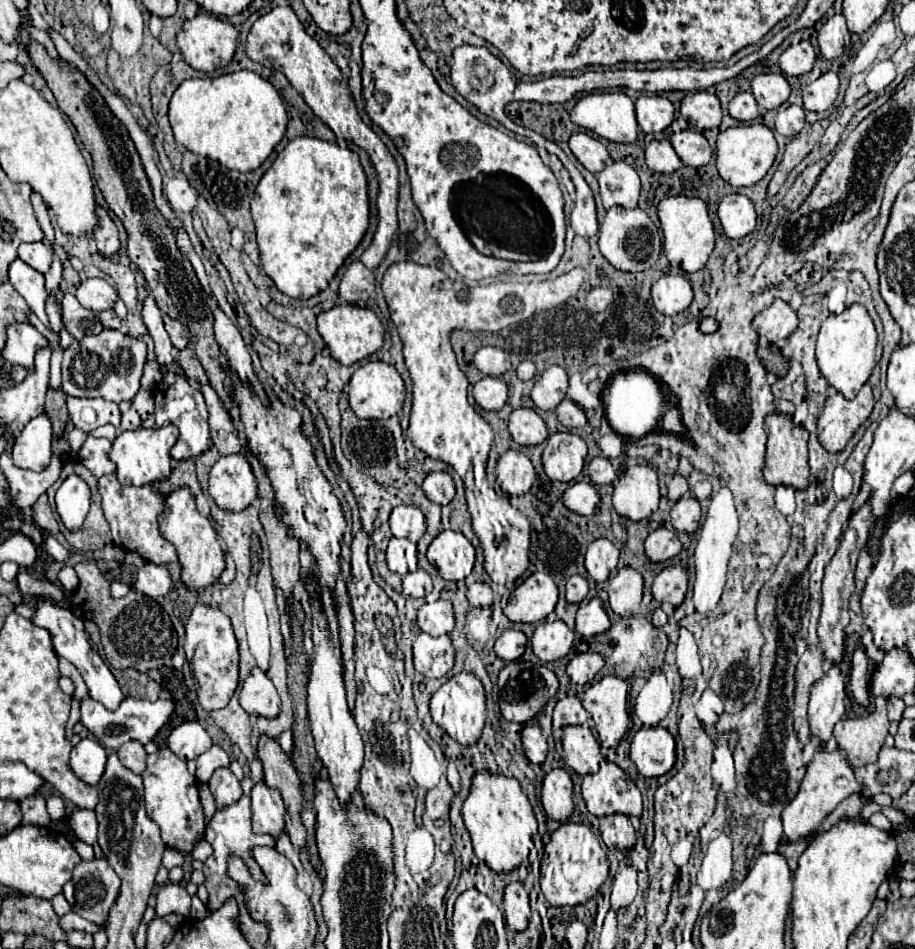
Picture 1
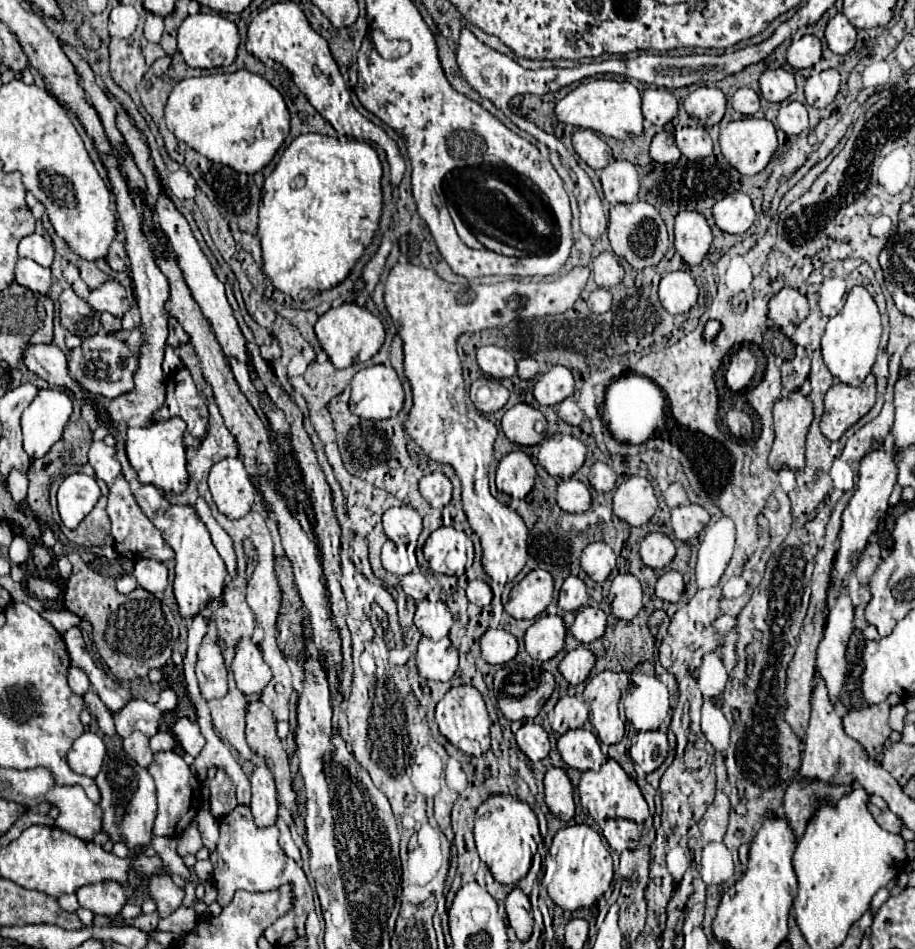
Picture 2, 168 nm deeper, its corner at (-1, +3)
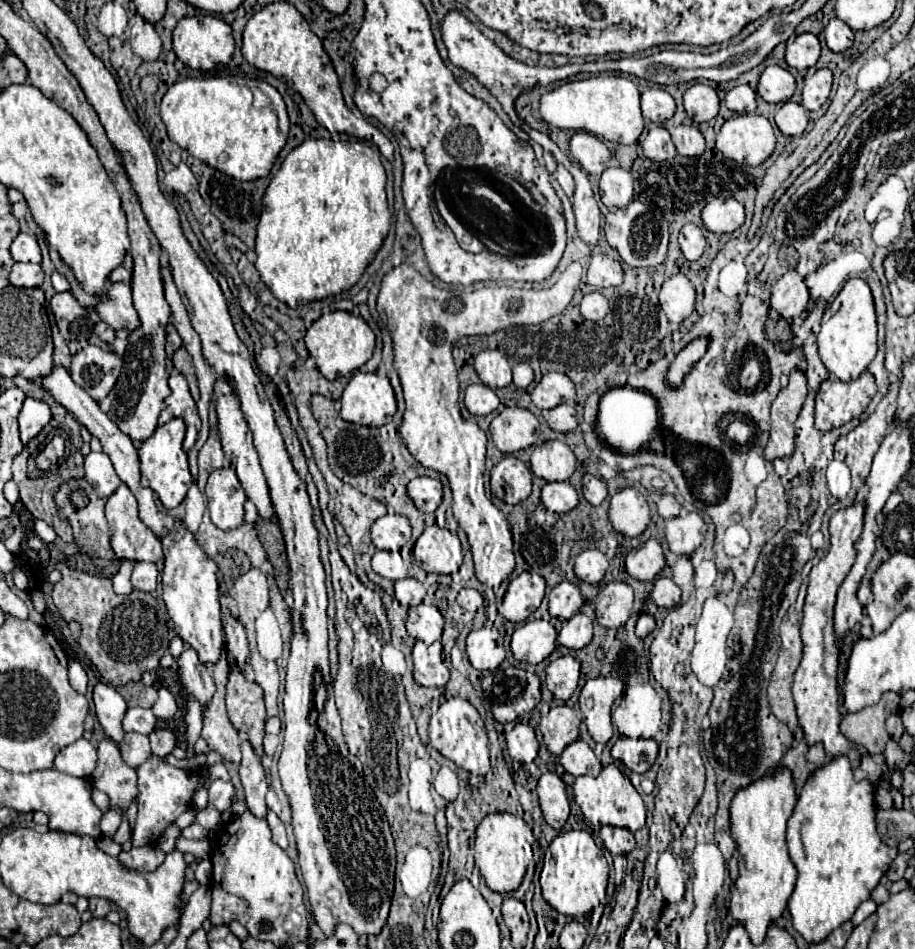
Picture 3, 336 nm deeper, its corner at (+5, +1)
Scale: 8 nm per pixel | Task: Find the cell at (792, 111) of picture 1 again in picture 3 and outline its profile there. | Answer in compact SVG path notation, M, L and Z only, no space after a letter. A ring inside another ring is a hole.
M784 102L782 108L776 112L774 120L776 120L776 126L780 128L780 132L786 136L800 136L808 124L804 106L796 104L796 102Z

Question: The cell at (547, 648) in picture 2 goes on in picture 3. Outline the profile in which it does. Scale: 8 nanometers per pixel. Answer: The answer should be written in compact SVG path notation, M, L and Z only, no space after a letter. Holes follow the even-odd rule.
M532 620L512 634L512 654L520 662L540 664L556 648L556 630L546 620Z

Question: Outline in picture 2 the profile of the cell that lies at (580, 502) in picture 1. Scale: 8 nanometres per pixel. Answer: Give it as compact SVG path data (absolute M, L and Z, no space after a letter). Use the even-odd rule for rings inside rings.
M568 478L558 486L556 502L564 512L586 512L590 508L590 490L580 480Z

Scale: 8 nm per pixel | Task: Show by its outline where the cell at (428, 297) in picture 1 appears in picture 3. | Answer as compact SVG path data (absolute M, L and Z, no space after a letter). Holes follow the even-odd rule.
M572 262L560 276L560 280L552 288L510 288L510 286L484 286L474 292L448 292L442 288L436 288L432 282L428 282L414 266L400 264L386 272L380 284L378 294L378 314L382 322L386 324L388 332L392 334L394 342L394 370L400 376L404 400L406 400L406 412L404 422L400 428L400 434L410 450L410 454L426 468L432 468L436 472L446 474L452 494L454 494L454 518L460 524L460 528L468 534L468 542L474 556L474 568L476 578L490 586L498 586L502 580L506 580L514 570L514 544L512 544L512 528L508 518L498 510L490 498L484 494L484 462L486 462L486 434L474 421L462 418L460 406L458 406L458 372L452 360L452 346L462 336L472 334L494 334L496 330L502 330L510 324L540 324L556 314L562 314L564 308L570 304L578 284L580 284L582 264Z

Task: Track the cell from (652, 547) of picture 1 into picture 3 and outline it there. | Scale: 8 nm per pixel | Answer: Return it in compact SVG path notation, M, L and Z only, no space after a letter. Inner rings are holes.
M648 538L626 556L626 570L636 580L654 580L664 564L664 550L656 538Z

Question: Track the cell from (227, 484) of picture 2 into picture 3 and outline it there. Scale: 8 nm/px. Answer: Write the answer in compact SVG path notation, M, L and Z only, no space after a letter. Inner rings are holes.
M230 468L214 470L206 484L206 498L212 522L222 530L238 528L244 522L246 494Z

